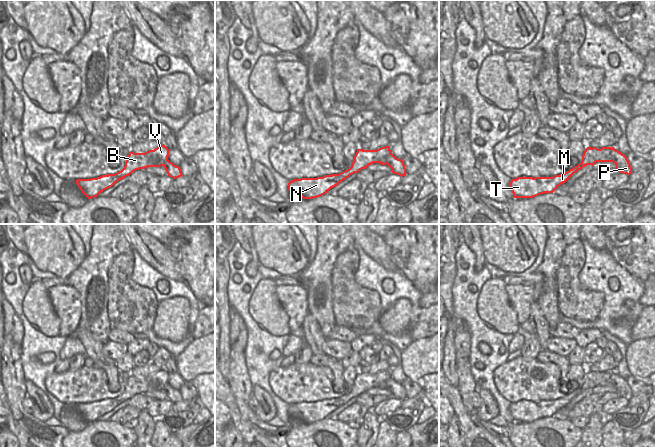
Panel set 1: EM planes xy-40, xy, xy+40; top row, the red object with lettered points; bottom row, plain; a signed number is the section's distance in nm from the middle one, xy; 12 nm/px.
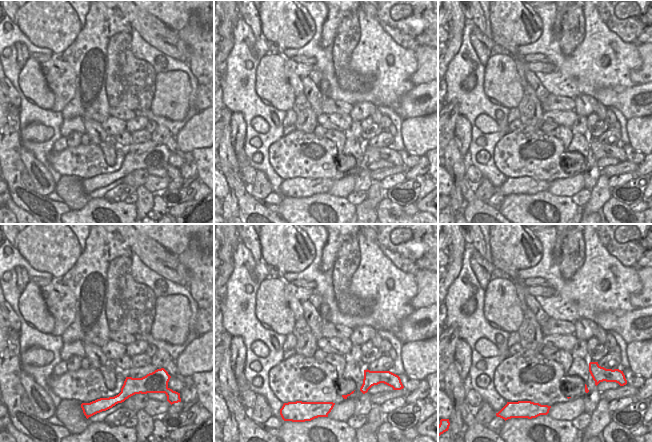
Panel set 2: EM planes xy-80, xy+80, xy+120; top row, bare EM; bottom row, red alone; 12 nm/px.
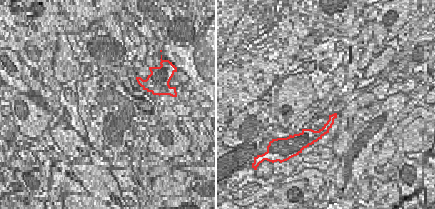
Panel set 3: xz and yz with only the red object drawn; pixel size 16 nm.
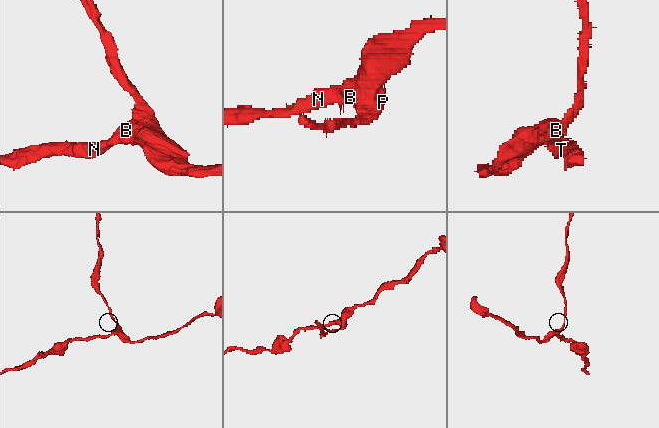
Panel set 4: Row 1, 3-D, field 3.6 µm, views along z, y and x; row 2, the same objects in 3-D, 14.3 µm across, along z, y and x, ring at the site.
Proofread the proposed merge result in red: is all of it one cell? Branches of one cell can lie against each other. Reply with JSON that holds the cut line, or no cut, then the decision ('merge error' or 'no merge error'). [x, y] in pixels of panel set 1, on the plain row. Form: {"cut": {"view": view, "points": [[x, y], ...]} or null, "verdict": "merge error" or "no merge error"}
{"cut": {"view": "xy+40", "points": [[611, 372], [605, 385]]}, "verdict": "merge error"}

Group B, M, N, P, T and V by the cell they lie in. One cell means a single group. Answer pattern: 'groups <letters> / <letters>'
groups B M N T V / P

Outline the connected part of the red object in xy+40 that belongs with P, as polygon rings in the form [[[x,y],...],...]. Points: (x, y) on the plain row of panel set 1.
[[[614,371],[611,372],[609,381],[606,386],[613,386],[616,389],[616,393],[620,397],[630,399],[632,396],[632,392],[626,379],[622,378]]]

